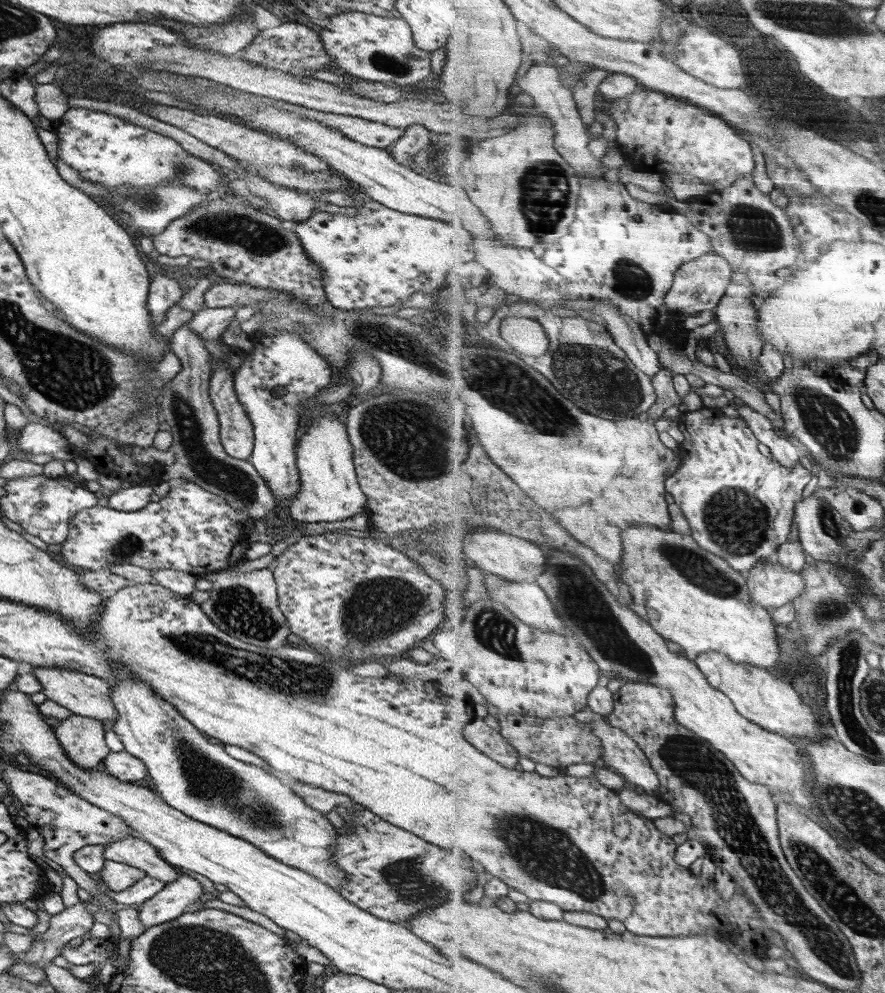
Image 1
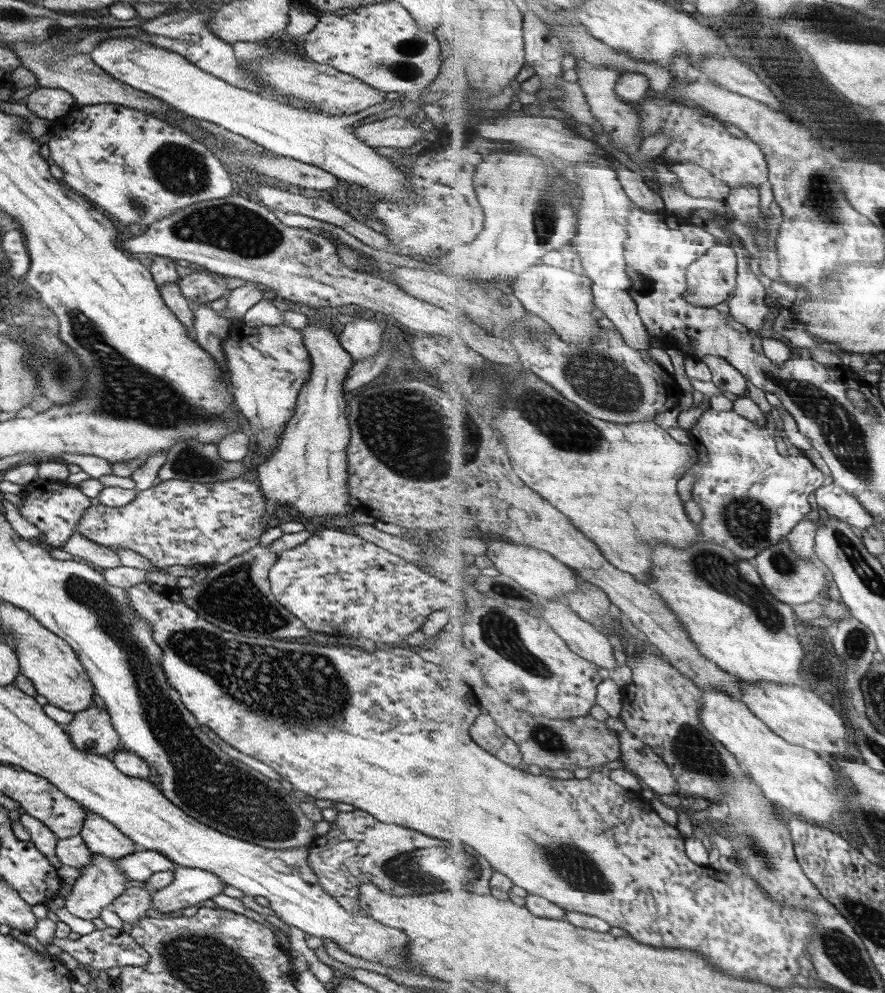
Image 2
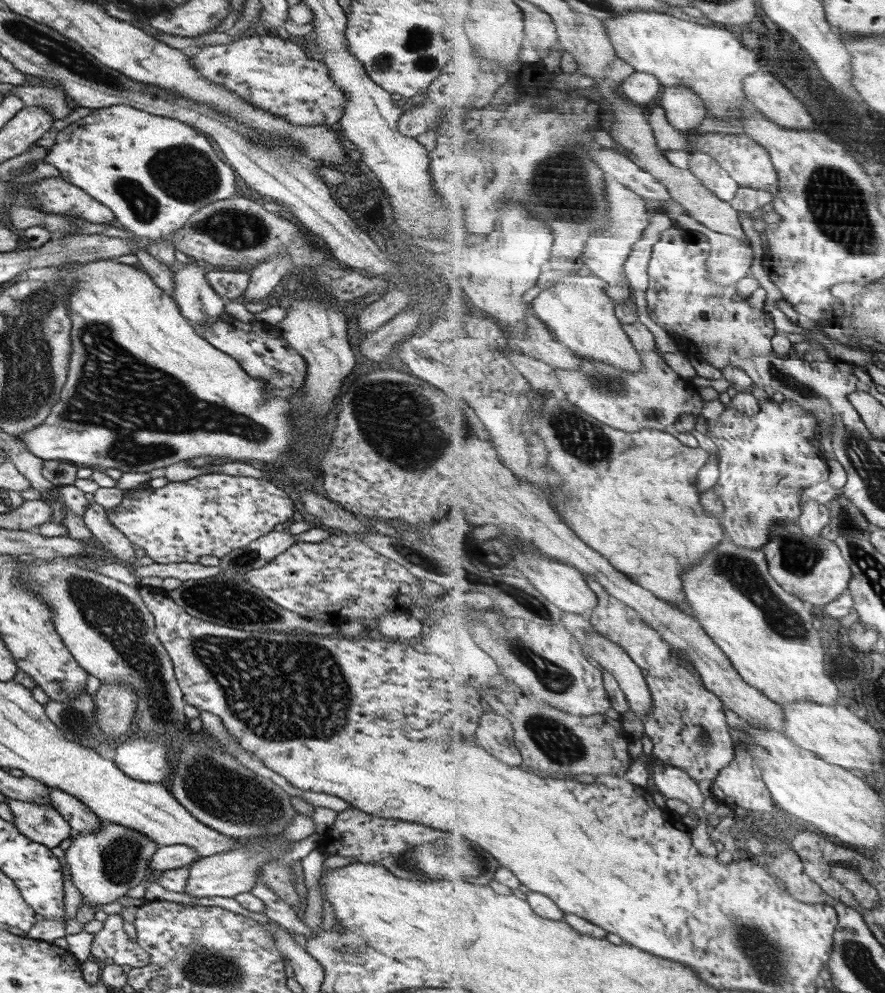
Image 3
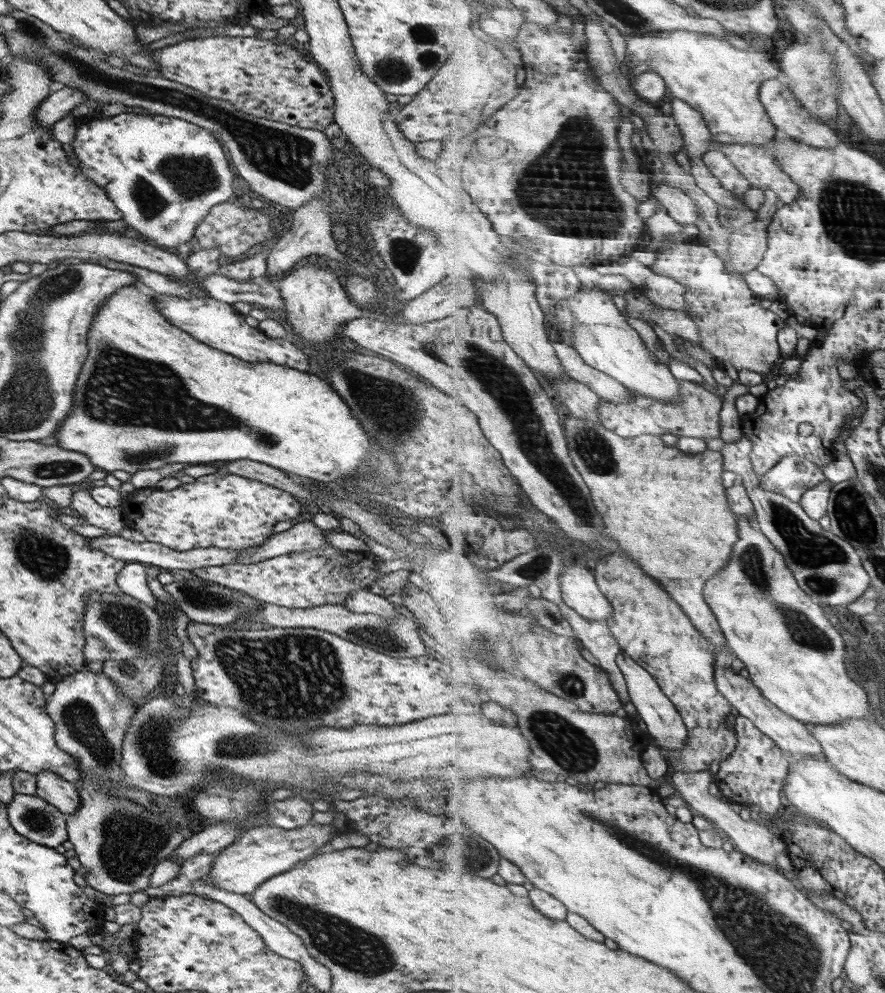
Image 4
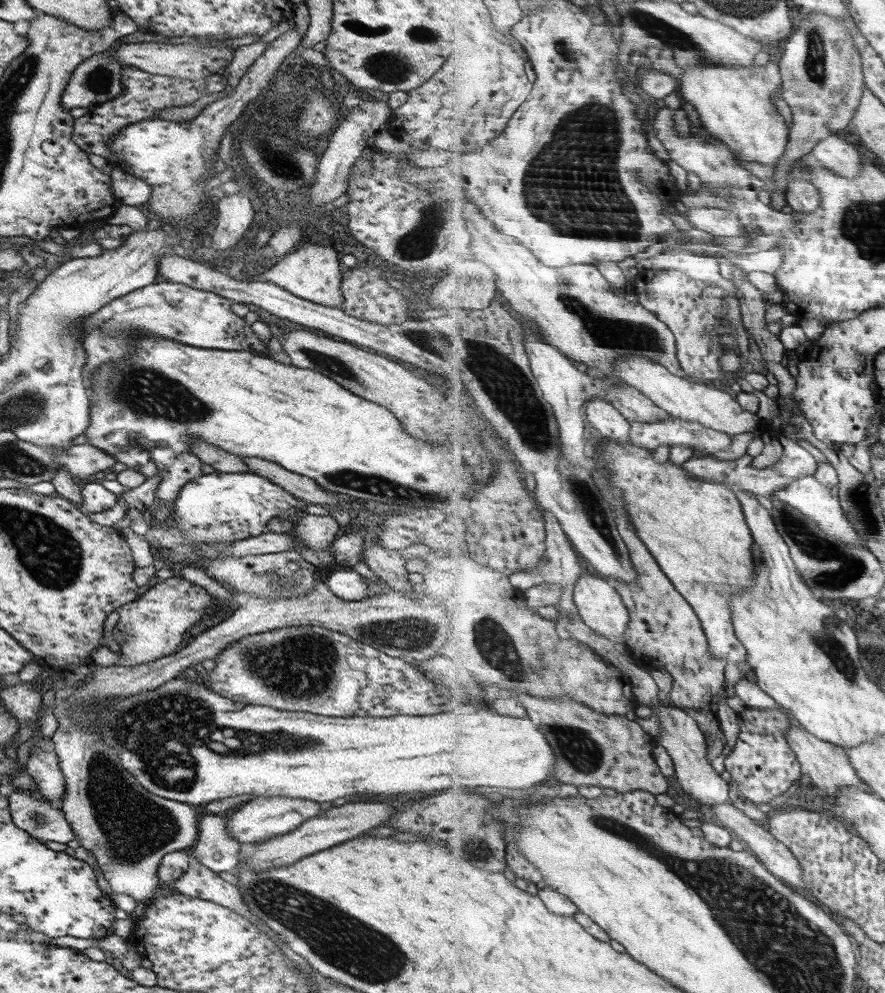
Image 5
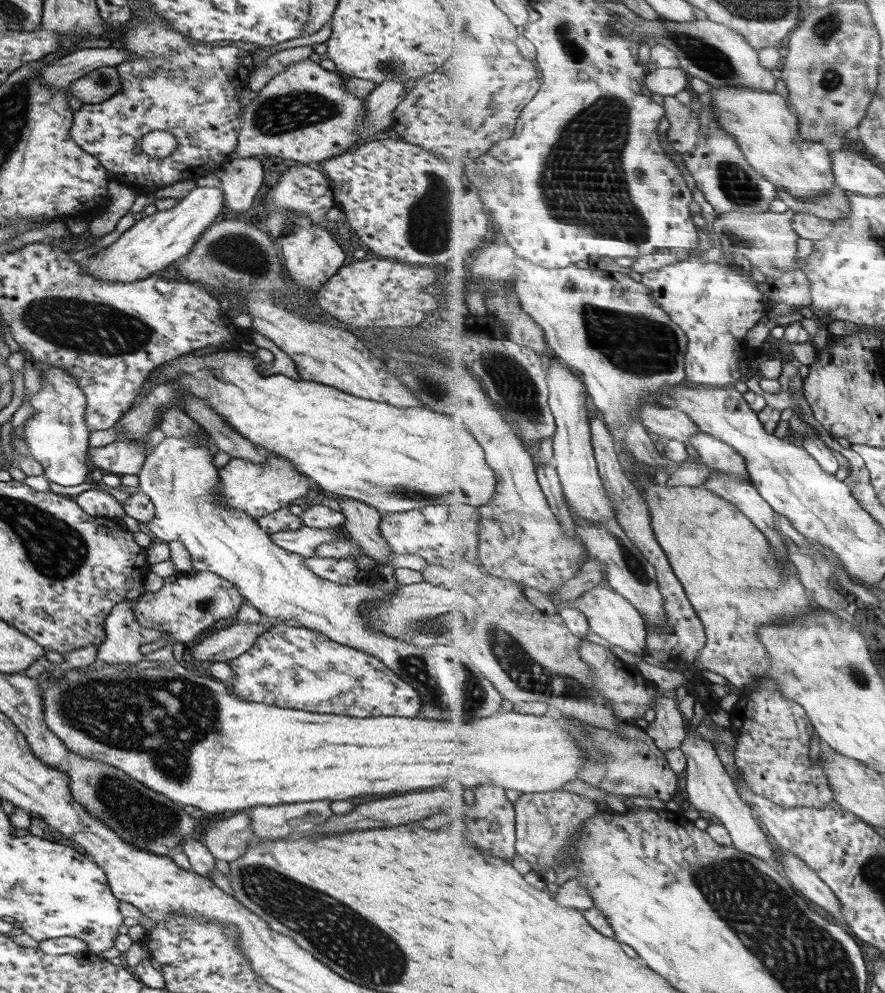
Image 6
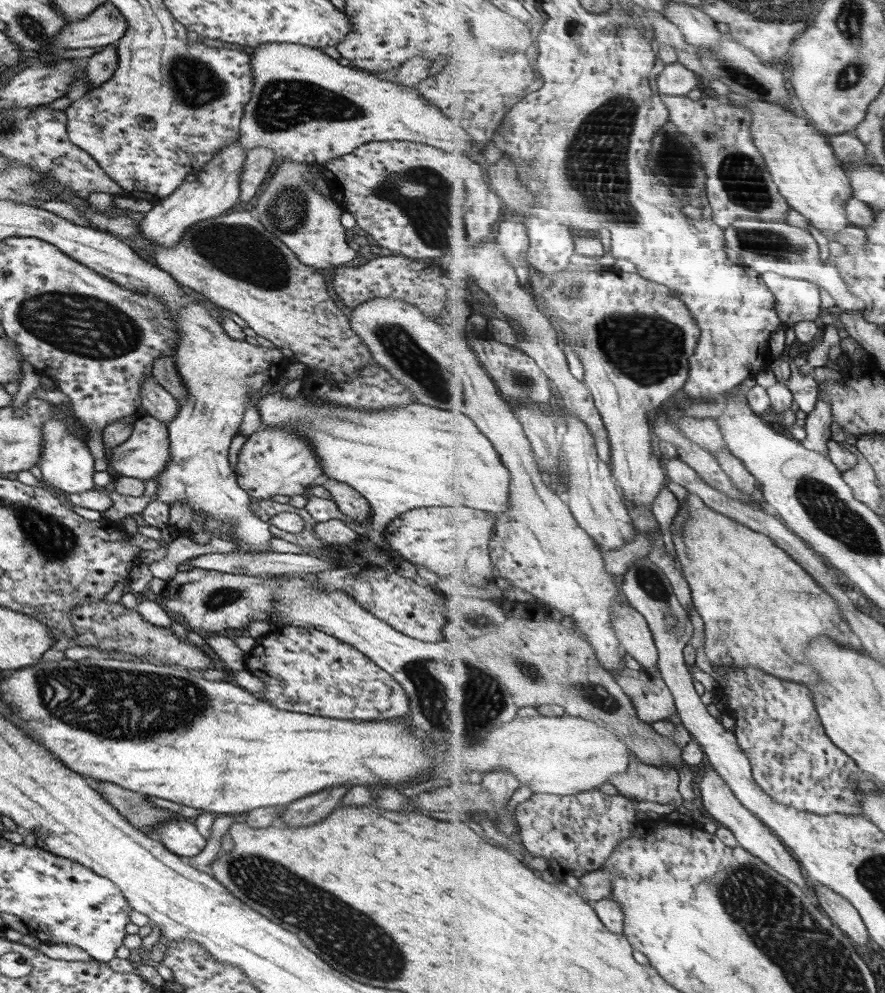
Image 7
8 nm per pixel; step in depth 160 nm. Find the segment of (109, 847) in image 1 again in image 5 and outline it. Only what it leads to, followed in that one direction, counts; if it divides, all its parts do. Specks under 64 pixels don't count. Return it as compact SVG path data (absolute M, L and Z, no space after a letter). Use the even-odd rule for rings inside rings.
M49 740L34 744L34 753L26 761L24 773L33 779L39 793L53 805L64 793L64 780L58 768L58 758Z

